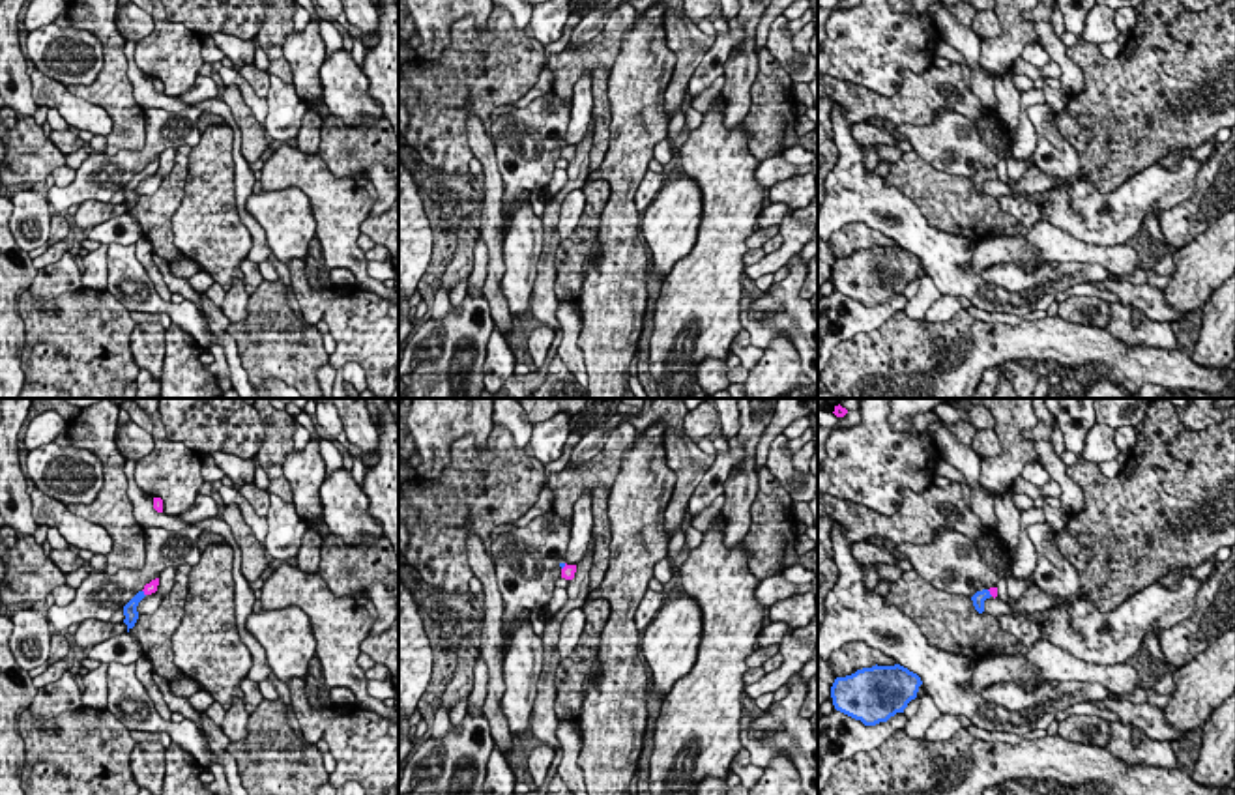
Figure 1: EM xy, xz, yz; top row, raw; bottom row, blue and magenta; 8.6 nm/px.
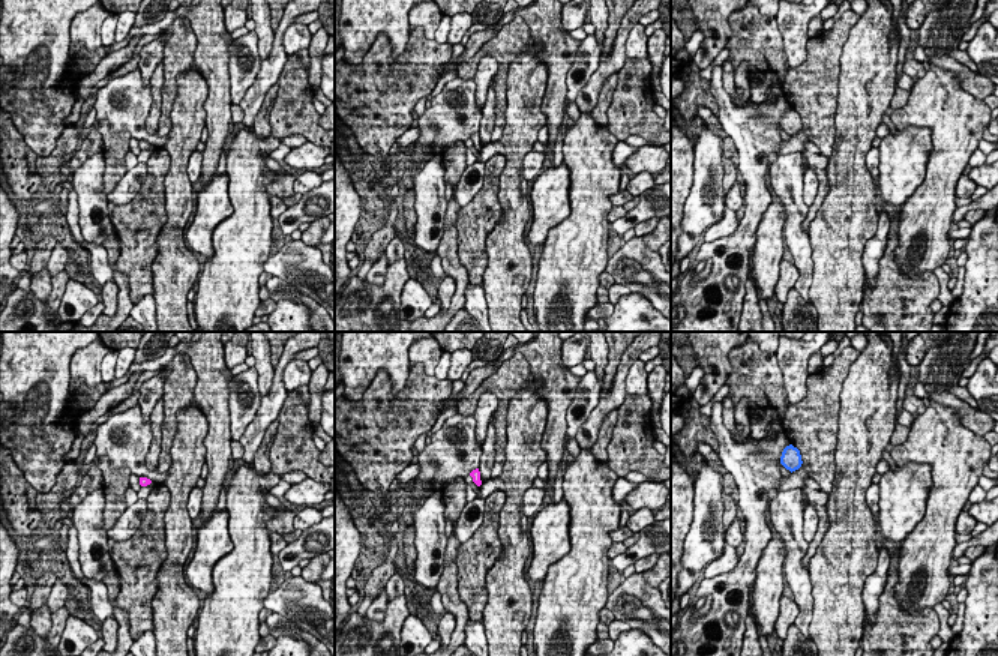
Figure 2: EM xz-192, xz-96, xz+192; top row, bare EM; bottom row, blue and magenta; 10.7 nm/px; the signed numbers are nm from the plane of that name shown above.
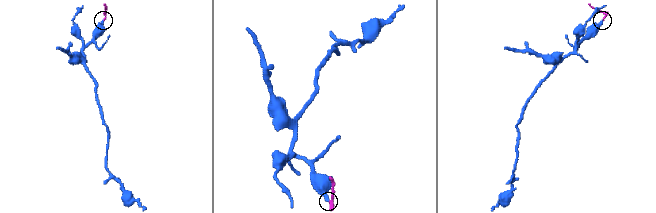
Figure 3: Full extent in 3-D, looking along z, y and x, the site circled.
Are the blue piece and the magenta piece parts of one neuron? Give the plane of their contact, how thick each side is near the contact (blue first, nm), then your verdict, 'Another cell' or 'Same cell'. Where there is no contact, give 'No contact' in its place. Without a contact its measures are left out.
Touches blue in yz. Thickness 120 nm (blue) against 60 nm. Same cell

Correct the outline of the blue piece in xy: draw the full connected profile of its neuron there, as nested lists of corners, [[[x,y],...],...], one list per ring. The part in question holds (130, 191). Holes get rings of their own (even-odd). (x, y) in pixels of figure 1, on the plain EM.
[[[159,159],[152,161],[150,165],[144,166],[142,172],[138,172],[125,187],[124,187],[124,204],[127,206],[127,213],[135,208],[138,200],[137,187],[138,183],[146,178],[157,172]]]

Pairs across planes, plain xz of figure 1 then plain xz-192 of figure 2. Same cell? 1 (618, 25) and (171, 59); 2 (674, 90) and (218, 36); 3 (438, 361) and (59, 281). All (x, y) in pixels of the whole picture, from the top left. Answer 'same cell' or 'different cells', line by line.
1: same cell
2: same cell
3: same cell

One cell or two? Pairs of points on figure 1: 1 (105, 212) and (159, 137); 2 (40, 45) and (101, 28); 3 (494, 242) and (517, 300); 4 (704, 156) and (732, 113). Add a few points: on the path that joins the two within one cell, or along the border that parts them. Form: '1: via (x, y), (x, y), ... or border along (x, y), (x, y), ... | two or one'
1: border along (109, 201), (83, 201), (79, 204) | two
2: border along (70, 25), (100, 42), (98, 75) | two
3: border along (502, 238), (502, 294), (511, 313) | two
4: border along (721, 94), (725, 98), (725, 124), (732, 130) | two

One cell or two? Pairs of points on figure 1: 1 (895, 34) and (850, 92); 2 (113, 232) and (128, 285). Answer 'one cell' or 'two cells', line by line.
1: two cells
2: two cells

